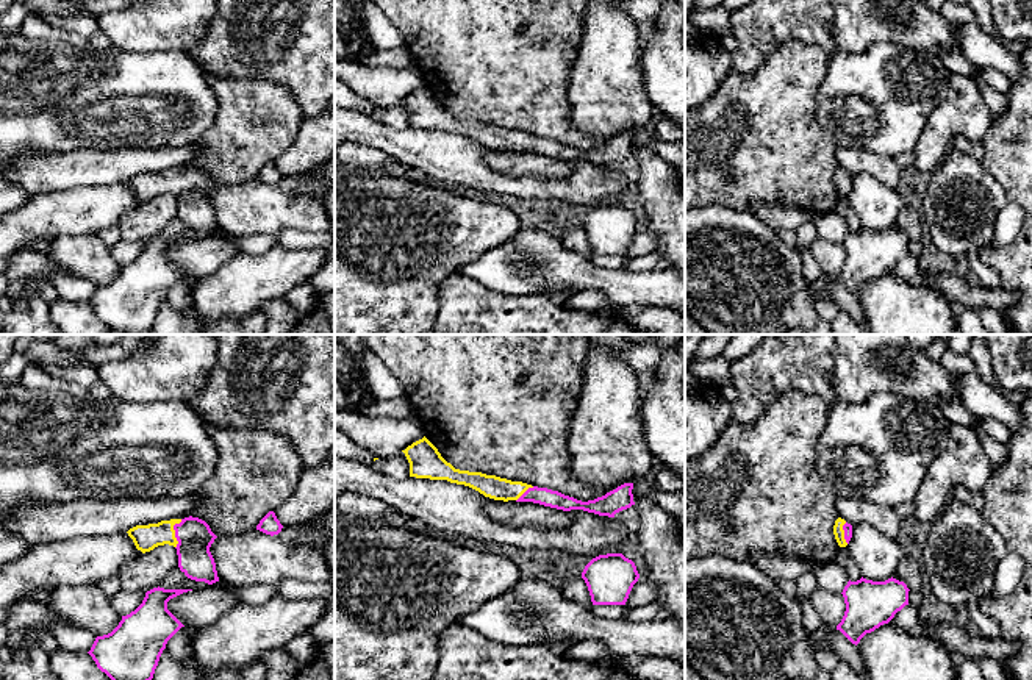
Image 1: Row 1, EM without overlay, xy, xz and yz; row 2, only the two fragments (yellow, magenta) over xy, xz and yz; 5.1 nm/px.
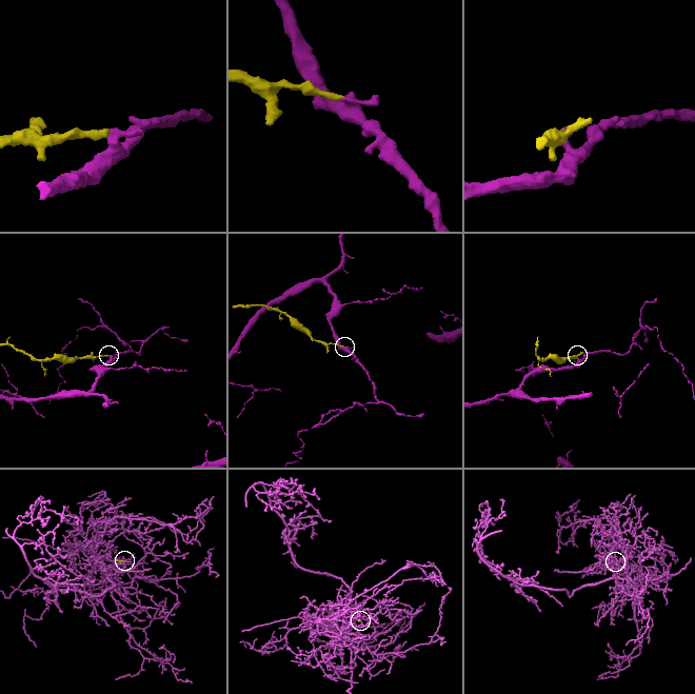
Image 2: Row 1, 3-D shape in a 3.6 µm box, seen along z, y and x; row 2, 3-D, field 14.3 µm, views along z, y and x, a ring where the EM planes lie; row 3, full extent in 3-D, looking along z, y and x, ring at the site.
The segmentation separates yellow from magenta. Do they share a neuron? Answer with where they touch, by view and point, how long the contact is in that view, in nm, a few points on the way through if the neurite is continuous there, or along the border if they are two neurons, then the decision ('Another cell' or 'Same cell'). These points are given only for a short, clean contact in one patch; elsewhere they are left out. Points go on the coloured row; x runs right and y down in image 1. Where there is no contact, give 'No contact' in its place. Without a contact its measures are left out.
Touches yellow at xy (174, 533). Shared border 160 nm. Path across: xy (146, 538), (174, 533), (194, 536). Same cell

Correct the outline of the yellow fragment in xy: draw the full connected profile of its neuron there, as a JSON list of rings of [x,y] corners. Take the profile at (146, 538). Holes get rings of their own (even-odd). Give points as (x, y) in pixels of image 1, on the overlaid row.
[[[189,516],[136,525],[127,533],[142,553],[158,546],[174,546],[178,555],[178,567],[188,578],[208,585],[219,582],[216,563],[210,552],[217,536],[205,521]]]

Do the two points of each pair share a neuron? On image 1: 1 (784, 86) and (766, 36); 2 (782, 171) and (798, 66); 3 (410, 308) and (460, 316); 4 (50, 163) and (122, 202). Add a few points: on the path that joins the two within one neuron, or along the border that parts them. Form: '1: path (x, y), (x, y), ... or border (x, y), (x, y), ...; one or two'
1: border (809, 44), (787, 39), (756, 71), (741, 74); two
2: path (782, 144), (782, 93); one
3: border (447, 279), (440, 288), (435, 318); two
4: border (125, 182), (55, 191); two

